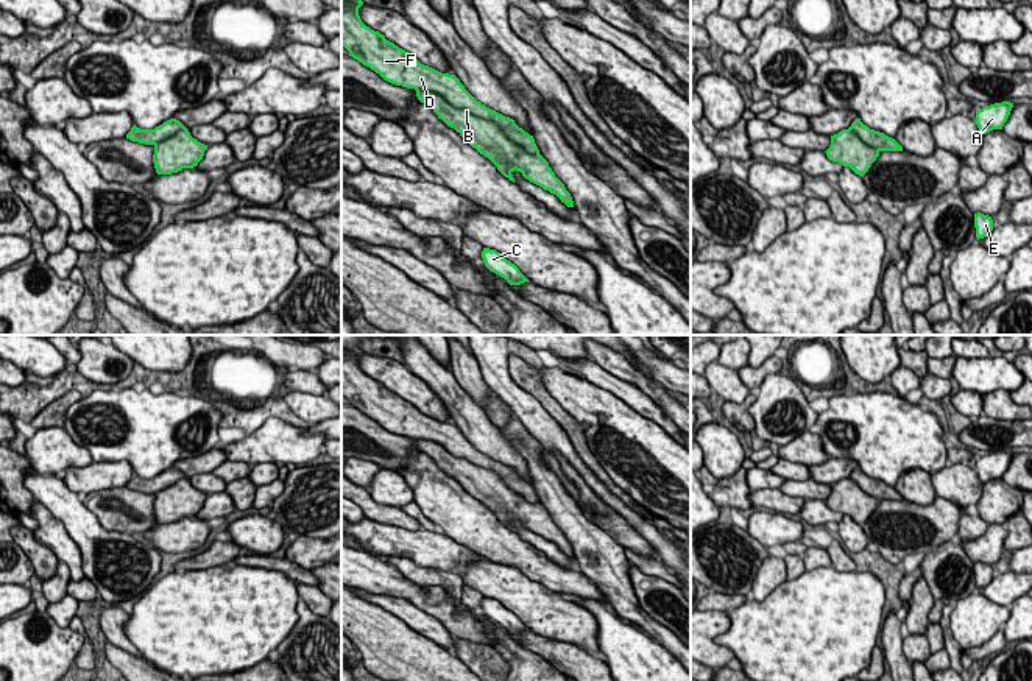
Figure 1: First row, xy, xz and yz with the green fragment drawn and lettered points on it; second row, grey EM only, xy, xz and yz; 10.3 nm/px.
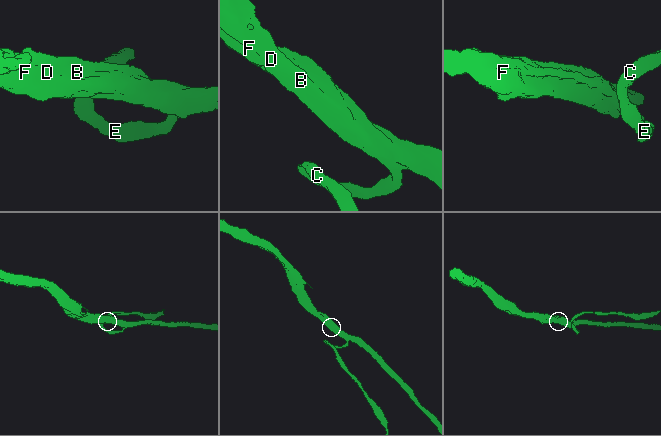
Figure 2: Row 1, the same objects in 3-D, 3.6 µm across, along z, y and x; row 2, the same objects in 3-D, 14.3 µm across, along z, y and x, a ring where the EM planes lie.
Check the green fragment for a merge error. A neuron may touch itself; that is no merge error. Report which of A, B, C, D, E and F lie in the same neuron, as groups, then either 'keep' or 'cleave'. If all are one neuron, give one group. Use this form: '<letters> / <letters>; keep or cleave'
A B C D E F; keep

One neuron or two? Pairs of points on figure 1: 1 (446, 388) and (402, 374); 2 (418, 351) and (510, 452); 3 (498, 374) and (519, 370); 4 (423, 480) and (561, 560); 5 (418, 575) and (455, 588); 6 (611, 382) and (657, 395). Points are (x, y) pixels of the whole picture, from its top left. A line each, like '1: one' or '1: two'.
1: two
2: one
3: two
4: two
5: one
6: two

